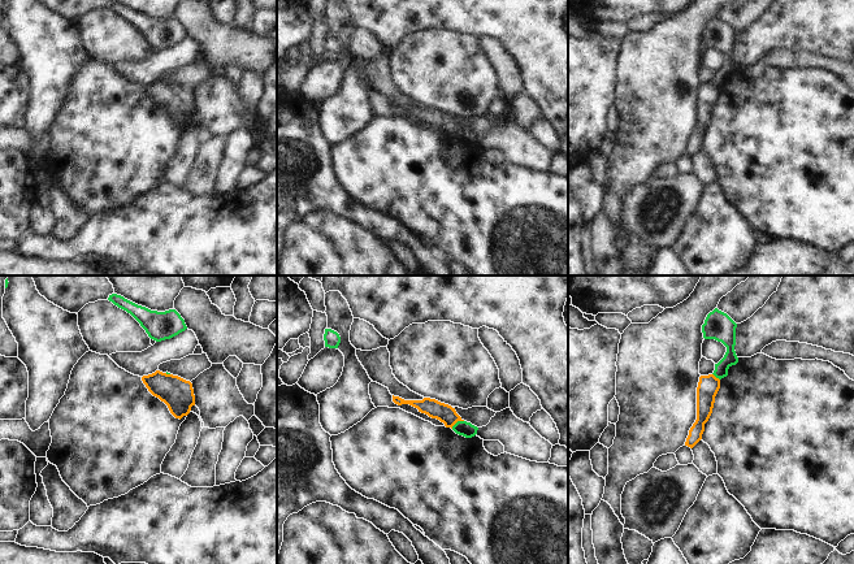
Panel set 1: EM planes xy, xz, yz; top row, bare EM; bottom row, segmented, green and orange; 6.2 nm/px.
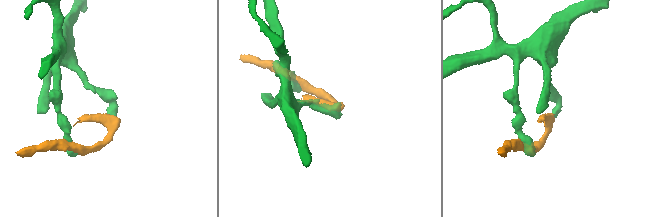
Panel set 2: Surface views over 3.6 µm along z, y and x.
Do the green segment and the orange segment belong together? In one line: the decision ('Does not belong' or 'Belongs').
Does not belong.

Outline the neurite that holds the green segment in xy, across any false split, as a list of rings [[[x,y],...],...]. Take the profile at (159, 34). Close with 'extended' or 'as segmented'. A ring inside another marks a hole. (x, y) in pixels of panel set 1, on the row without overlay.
[[[117,3],[109,4],[108,9],[130,22],[148,45],[156,51],[170,48],[187,38],[185,29],[175,18],[165,21],[151,19]]]; as segmented

